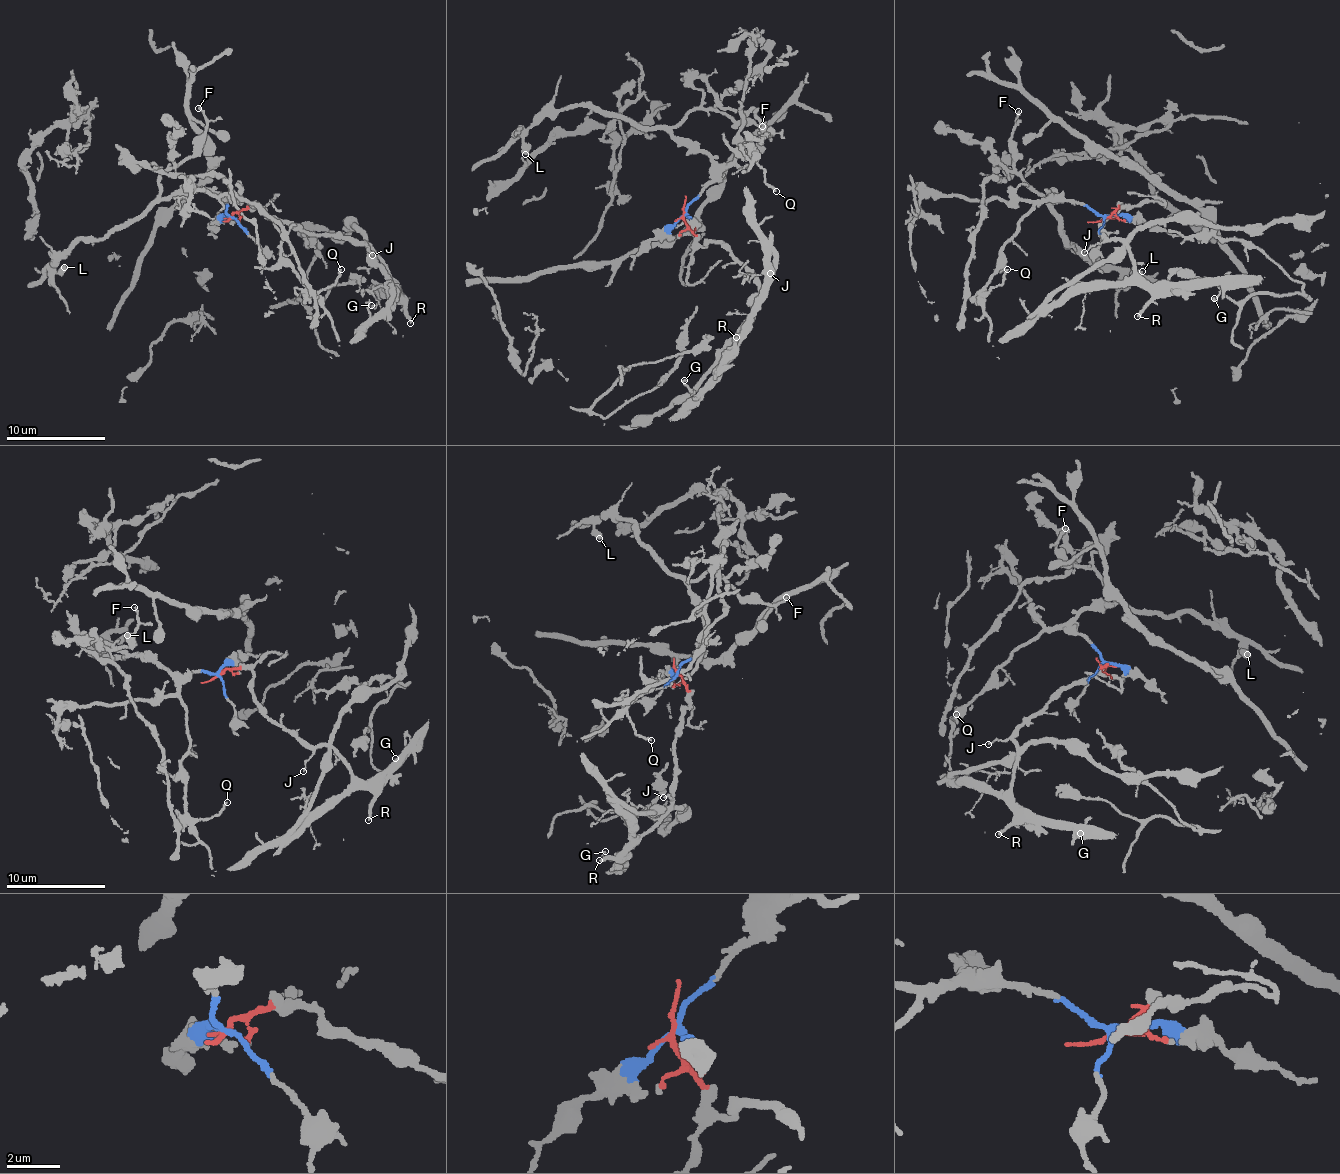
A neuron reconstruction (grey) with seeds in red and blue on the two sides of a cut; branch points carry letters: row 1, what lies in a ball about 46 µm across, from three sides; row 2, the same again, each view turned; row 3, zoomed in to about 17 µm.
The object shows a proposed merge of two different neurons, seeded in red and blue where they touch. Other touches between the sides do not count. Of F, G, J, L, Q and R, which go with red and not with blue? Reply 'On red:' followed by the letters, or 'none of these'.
On red: G, J, R

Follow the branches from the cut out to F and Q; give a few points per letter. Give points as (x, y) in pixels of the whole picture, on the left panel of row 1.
F: (230, 216), (217, 195), (158, 194), (160, 176), (192, 154), (205, 132), (197, 107)
Q: (230, 216), (225, 213), (232, 199), (249, 201), (273, 221), (282, 255), (314, 291), (332, 287), (342, 270)

